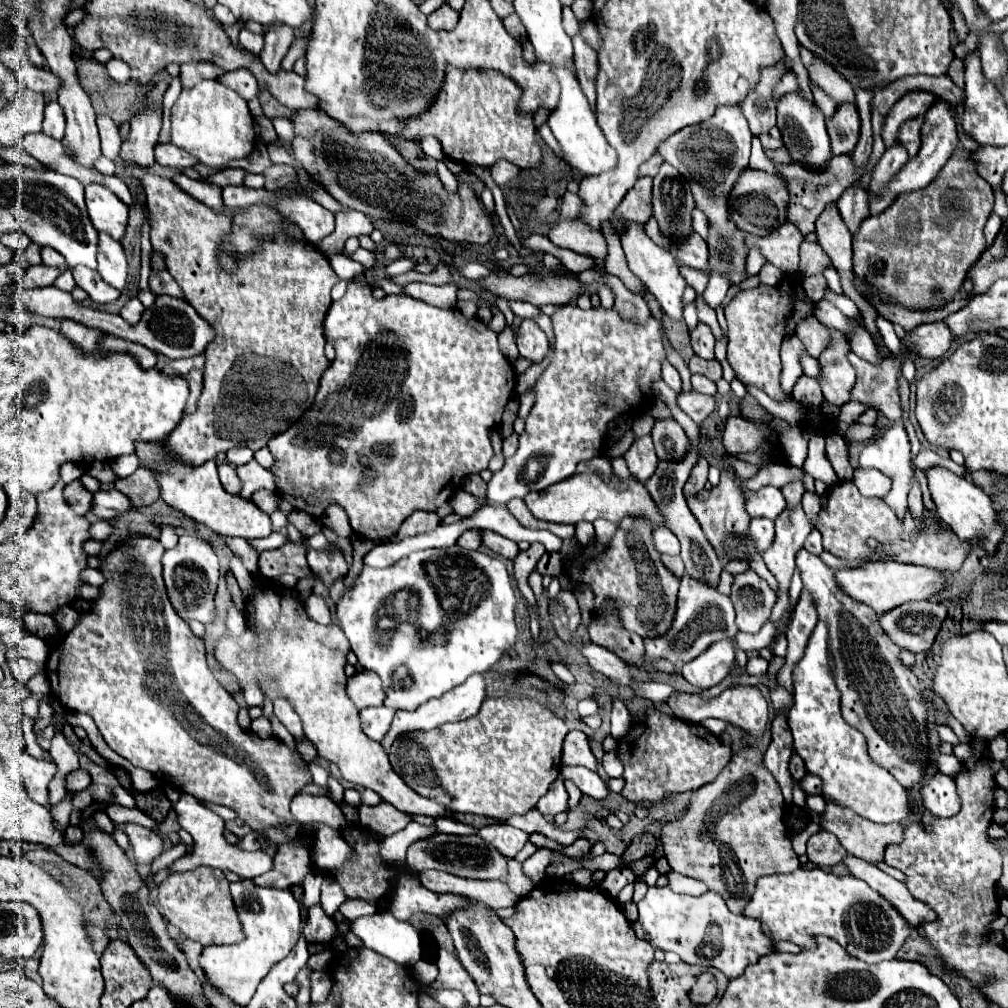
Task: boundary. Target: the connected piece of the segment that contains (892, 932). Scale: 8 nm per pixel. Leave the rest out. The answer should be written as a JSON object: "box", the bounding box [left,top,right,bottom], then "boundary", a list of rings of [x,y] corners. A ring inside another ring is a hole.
{"box":[743,867,909,963],"boundary":[[[817,867],[761,877],[743,915],[759,919],[763,933],[773,941],[793,941],[805,949],[813,937],[825,935],[835,939],[851,957],[865,963],[893,959],[909,937],[907,921],[865,881],[849,875],[835,877]]]}

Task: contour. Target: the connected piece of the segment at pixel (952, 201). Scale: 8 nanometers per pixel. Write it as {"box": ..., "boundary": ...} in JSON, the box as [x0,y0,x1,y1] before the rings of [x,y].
{"box":[853,145,991,309],"boundary":[[[959,145],[925,189],[899,195],[883,213],[861,223],[861,233],[853,239],[853,271],[859,277],[869,269],[869,261],[885,261],[881,289],[903,307],[933,309],[939,301],[929,301],[929,293],[939,287],[945,293],[943,301],[951,301],[969,265],[981,257],[985,249],[983,227],[991,211],[991,185],[977,173],[971,153]]]}

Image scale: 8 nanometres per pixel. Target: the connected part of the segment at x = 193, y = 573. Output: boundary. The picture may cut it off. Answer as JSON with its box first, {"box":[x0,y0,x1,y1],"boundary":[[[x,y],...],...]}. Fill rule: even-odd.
{"box":[163,533,219,625],"boundary":[[[189,533],[181,535],[179,545],[175,549],[165,551],[163,555],[163,577],[165,577],[169,599],[185,621],[197,619],[203,625],[213,621],[213,615],[215,615],[213,597],[217,591],[217,581],[219,581],[219,557],[215,555],[207,539],[189,535]]]}

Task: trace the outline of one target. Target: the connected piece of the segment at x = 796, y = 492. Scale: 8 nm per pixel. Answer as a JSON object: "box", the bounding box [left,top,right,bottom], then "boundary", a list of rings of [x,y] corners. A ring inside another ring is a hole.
{"box":[781,483,805,505],"boundary":[[[791,483],[791,485],[783,487],[781,491],[787,499],[787,505],[793,505],[793,503],[801,503],[801,495],[805,493],[805,487],[801,483]]]}

